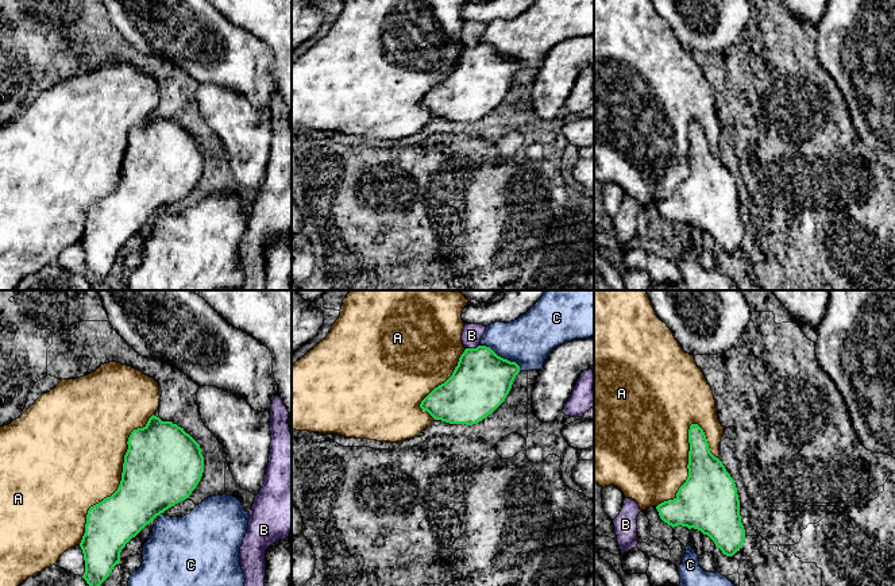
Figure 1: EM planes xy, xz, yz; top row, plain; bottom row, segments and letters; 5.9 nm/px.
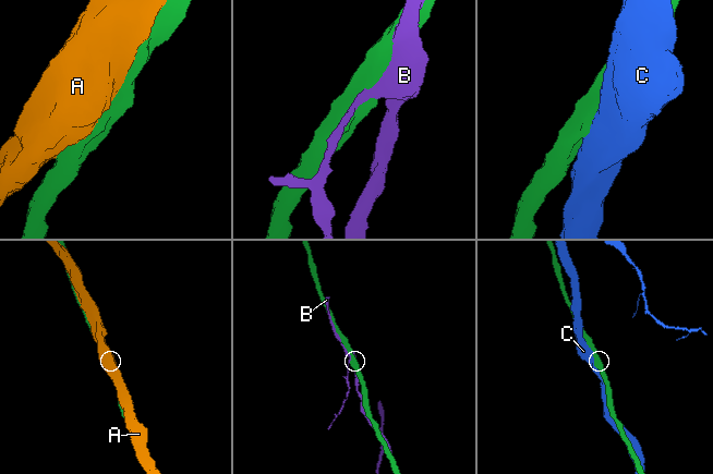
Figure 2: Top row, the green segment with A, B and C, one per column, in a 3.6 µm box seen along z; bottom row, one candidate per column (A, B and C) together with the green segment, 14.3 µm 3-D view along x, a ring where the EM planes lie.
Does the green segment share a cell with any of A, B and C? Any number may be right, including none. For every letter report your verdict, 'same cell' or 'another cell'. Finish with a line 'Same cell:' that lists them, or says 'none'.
A: same cell
B: another cell
C: another cell
Same cell: A

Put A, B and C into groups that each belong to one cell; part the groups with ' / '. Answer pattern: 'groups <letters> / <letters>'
groups A / B C

